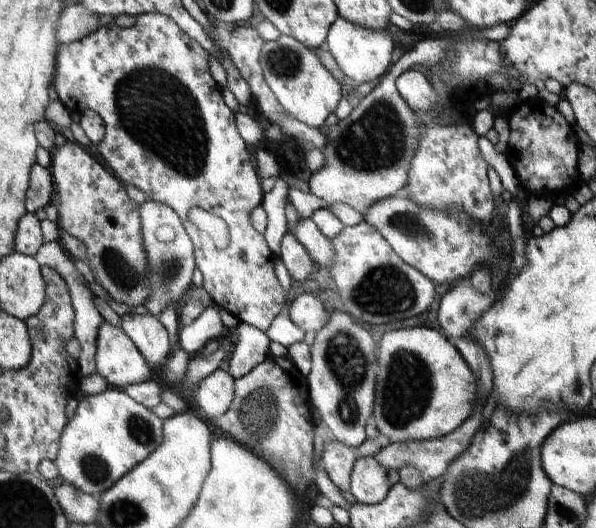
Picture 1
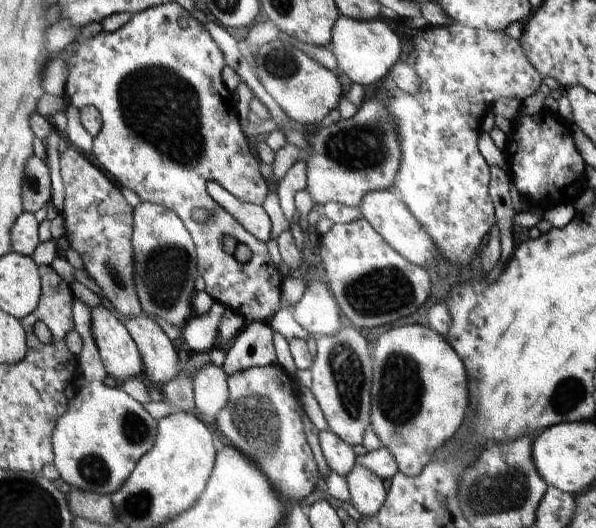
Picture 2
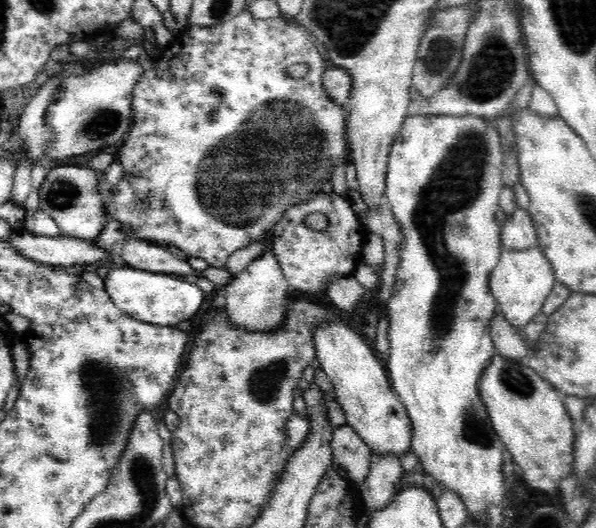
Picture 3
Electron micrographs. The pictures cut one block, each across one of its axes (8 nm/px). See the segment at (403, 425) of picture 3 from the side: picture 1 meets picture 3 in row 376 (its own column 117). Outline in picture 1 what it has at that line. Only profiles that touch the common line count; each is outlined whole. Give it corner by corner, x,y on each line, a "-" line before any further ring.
104,321
97,334
97,351
94,355
95,372
100,374
107,382
108,387
129,387
138,383
150,381
152,370
149,362
142,356
136,345
128,338
122,328
108,324

